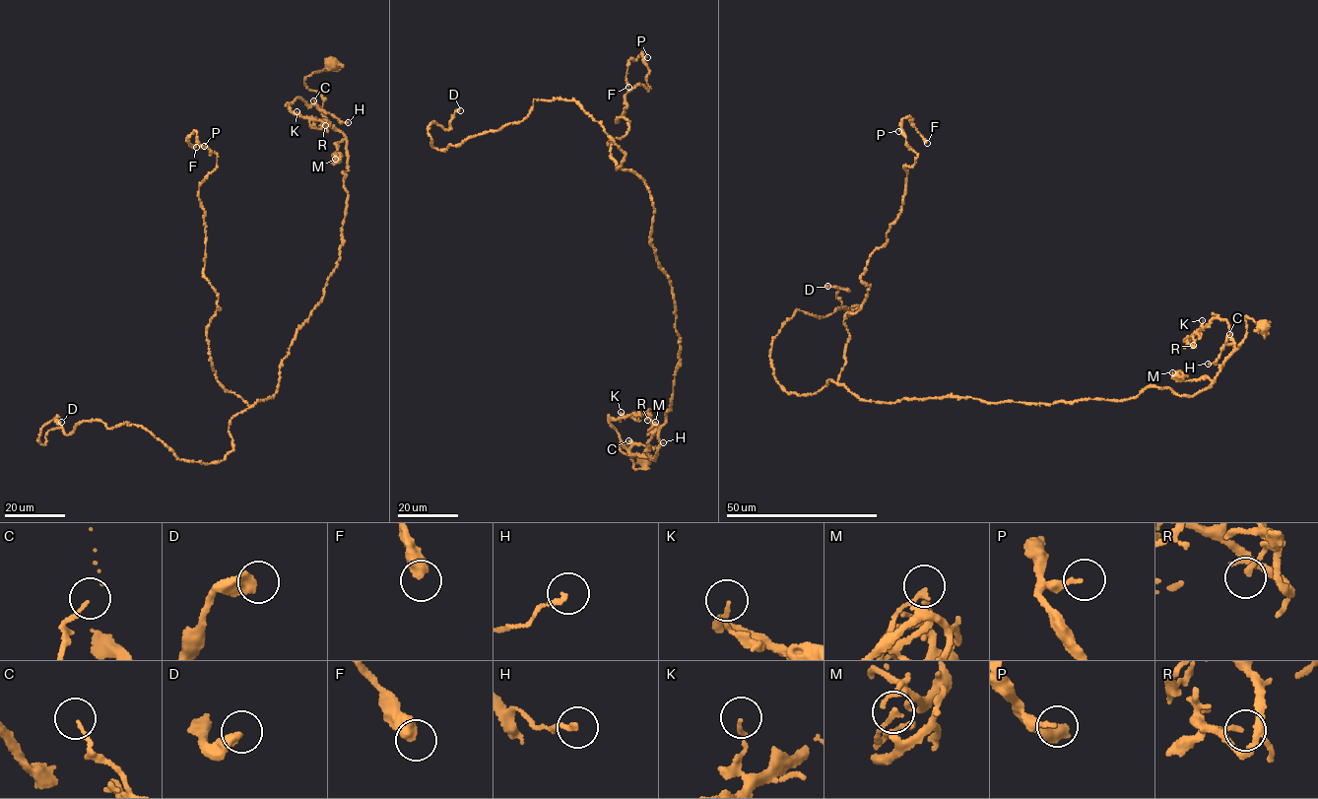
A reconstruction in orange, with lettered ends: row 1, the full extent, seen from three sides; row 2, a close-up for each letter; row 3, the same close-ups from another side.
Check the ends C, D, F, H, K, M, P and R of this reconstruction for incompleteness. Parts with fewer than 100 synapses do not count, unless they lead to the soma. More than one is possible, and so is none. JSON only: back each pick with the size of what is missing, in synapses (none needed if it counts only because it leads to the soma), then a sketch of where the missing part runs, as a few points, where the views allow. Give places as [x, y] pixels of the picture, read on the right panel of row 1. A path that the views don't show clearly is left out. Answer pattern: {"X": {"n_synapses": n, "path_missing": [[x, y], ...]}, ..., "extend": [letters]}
{"extend": []}

